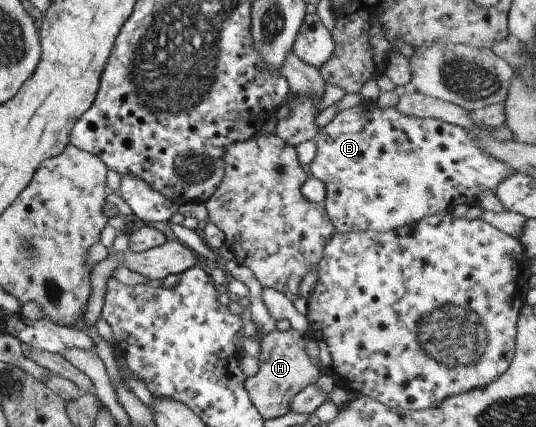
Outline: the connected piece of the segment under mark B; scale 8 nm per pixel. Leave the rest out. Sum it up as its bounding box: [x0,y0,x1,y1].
[306,101,513,233]

